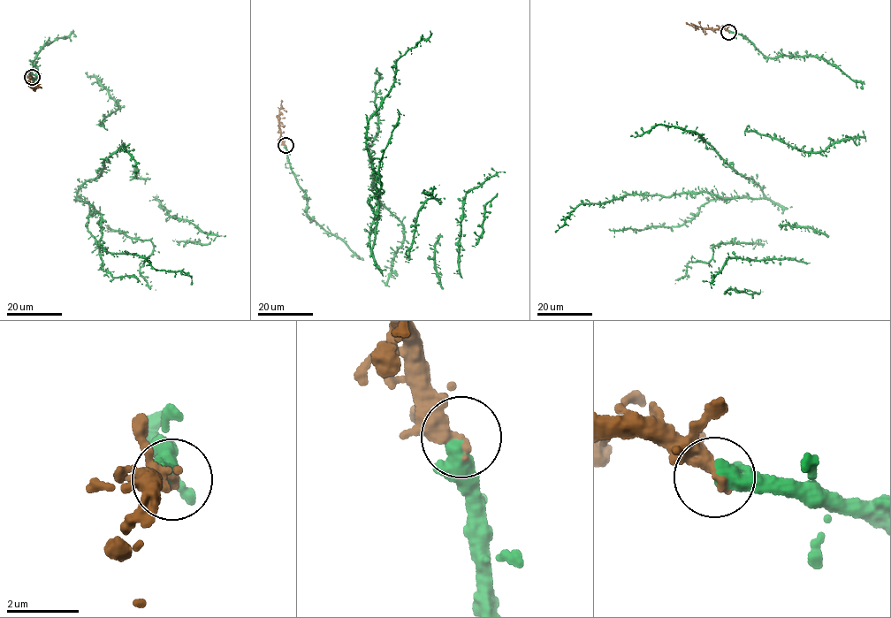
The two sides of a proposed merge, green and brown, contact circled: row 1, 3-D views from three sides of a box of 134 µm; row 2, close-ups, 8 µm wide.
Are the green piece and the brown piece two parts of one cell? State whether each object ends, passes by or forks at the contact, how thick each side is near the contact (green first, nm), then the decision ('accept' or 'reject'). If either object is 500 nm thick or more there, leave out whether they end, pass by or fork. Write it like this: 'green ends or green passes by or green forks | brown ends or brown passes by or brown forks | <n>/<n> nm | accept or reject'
550/400 nm | accept

